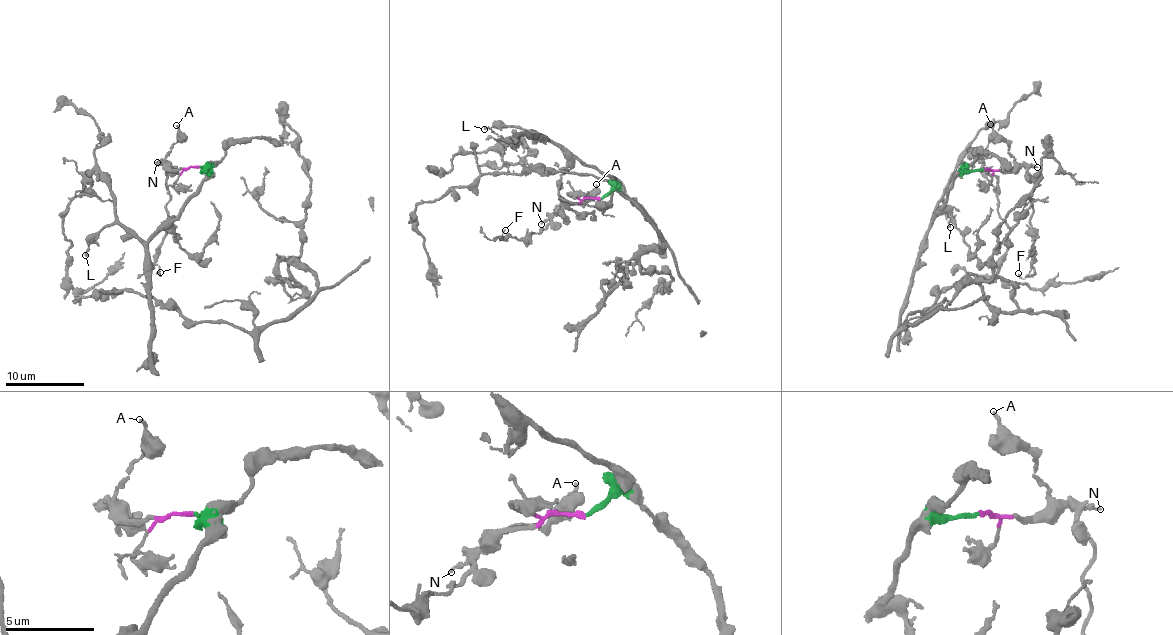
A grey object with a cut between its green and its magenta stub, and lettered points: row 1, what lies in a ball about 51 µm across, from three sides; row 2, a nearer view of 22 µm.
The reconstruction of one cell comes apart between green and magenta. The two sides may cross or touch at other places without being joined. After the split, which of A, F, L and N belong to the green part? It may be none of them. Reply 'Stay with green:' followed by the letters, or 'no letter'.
Stay with green: L

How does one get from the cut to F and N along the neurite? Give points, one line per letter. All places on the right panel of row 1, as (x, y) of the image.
F: (983, 169), (1025, 167), (1034, 183), (1030, 201), (1034, 242), (1031, 265), (1022, 278), (1018, 274)
N: (983, 169), (1037, 167)

